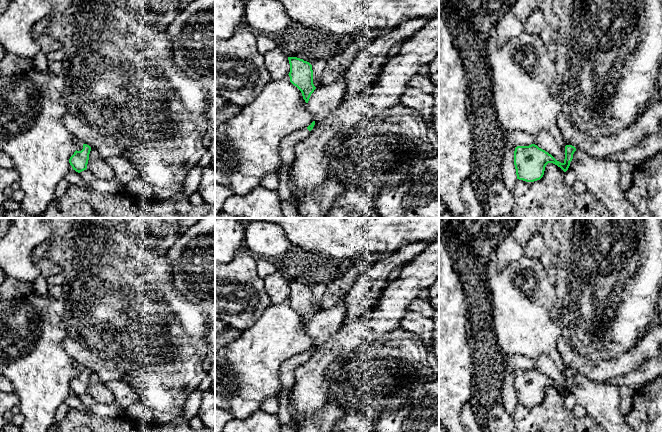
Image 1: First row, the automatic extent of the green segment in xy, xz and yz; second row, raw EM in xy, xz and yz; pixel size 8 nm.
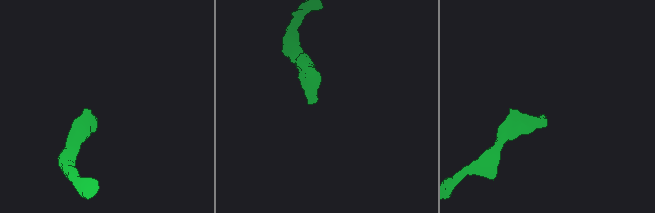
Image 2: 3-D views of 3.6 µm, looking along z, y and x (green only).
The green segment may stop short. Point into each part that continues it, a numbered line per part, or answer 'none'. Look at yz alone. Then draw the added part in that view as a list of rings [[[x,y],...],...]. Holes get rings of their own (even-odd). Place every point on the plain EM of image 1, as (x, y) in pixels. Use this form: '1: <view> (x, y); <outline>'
none

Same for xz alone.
1: xz (287, 369); [[[307,352],[297,354],[285,360],[279,370],[280,392],[278,397],[284,393],[288,393],[295,385],[295,370],[296,368],[307,362],[310,355]]]

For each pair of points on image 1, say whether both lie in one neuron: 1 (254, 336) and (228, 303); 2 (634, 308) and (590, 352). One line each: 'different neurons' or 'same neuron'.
1: different neurons
2: same neuron

